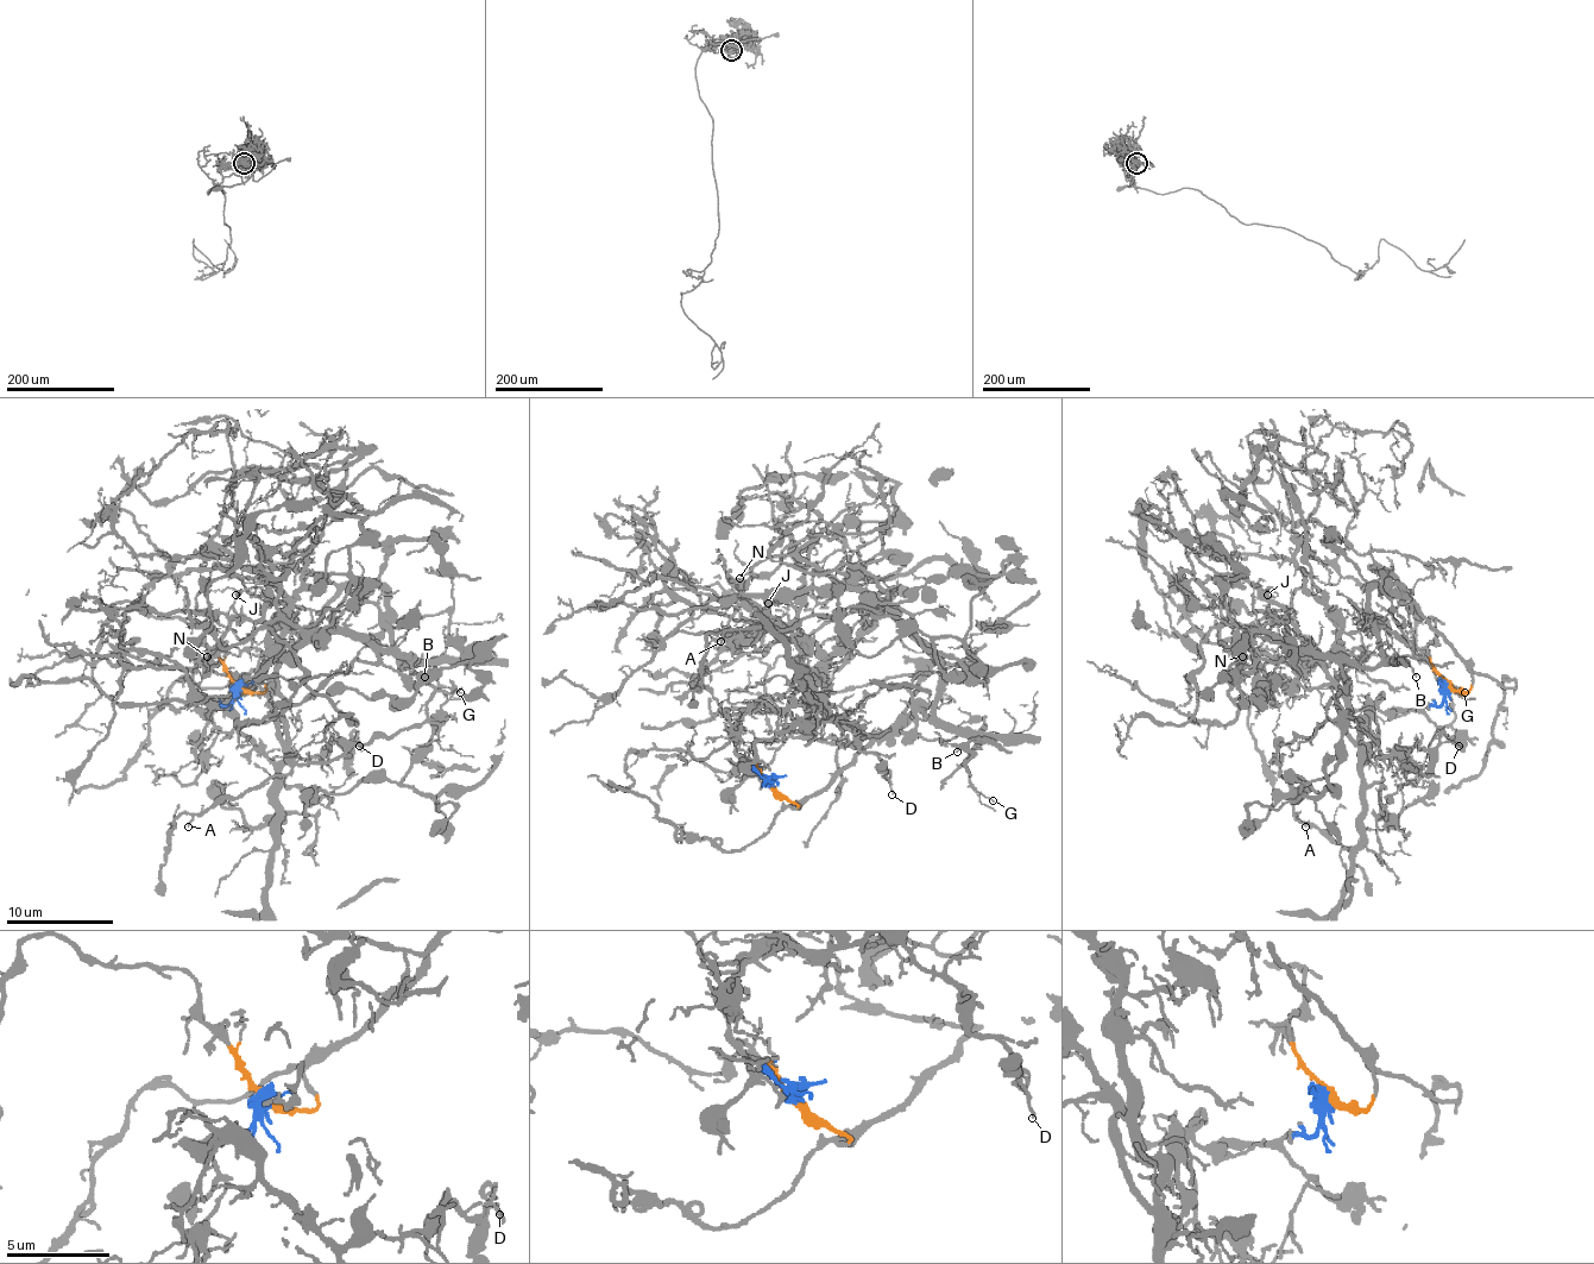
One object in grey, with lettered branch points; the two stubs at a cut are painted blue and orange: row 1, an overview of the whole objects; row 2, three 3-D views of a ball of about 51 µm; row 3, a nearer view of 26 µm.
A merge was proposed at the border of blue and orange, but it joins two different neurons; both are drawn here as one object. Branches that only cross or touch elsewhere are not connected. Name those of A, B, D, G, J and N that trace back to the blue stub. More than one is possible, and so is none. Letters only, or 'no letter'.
D, J, N

